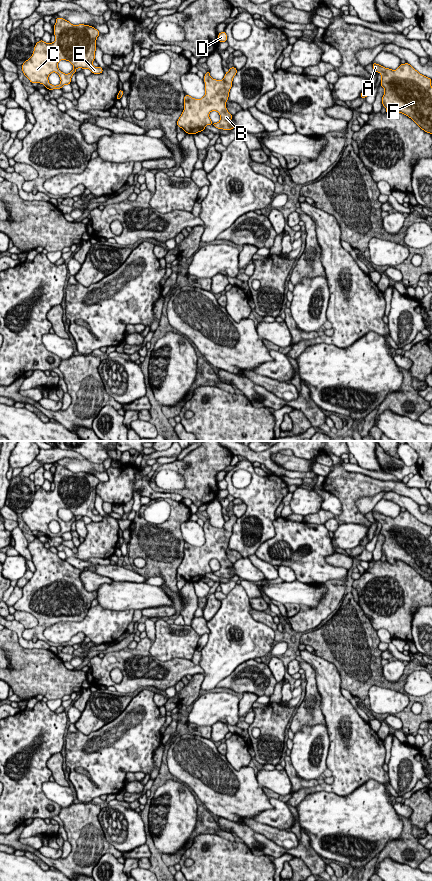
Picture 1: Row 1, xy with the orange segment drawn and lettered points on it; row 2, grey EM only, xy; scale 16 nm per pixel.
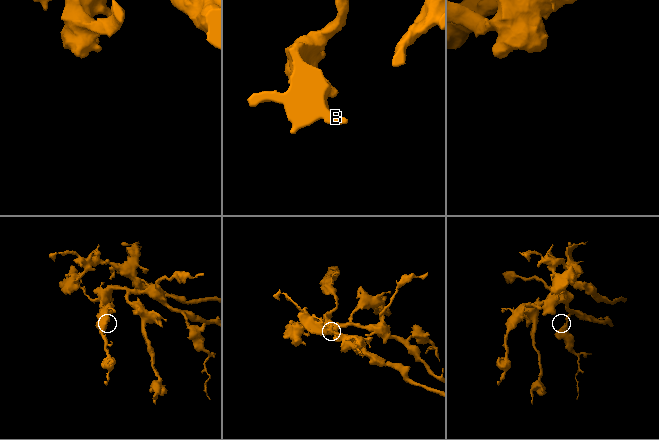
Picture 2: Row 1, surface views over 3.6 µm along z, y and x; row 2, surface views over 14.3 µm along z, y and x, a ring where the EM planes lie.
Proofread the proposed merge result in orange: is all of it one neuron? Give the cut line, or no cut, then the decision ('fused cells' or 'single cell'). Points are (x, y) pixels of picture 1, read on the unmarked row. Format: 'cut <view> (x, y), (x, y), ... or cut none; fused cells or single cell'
cut xy (119, 541), (120, 545), (118, 547); fused cells

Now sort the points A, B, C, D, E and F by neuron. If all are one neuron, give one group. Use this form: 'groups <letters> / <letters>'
groups A B F / C D E

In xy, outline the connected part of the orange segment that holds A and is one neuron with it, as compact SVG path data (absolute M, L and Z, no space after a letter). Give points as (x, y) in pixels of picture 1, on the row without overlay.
M407 510L396 518L376 511L372 513L374 519L381 523L380 533L384 536L382 553L386 561L390 564L402 561L432 582L432 528Z

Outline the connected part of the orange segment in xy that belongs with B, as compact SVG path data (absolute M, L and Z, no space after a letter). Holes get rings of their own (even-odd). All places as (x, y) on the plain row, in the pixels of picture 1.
M232 515L222 528L216 528L207 519L204 524L205 543L201 547L195 547L185 542L184 558L177 569L177 574L192 583L202 580L207 573L211 572L217 577L233 577L235 573L230 569L233 563L228 560L226 550L236 521L237 517ZM211 559L219 561L219 570L212 571L209 565Z

